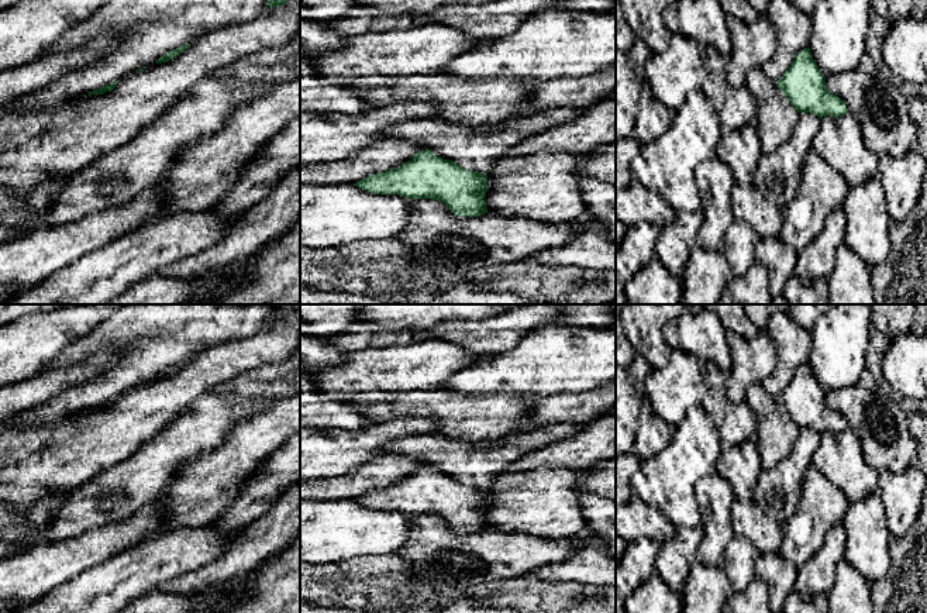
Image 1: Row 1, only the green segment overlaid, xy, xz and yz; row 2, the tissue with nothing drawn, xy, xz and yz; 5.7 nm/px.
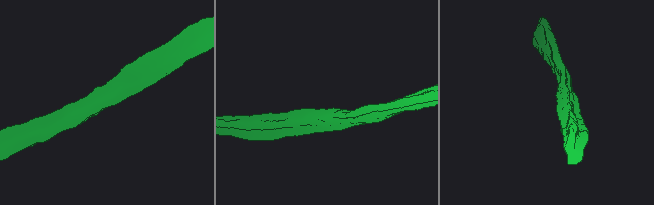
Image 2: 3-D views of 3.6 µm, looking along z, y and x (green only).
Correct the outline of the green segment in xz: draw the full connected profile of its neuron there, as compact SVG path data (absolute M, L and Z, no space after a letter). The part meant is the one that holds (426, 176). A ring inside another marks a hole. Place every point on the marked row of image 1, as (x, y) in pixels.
M425 148L403 165L363 178L355 186L373 194L440 200L458 217L476 217L487 213L487 182L485 173L468 171Z

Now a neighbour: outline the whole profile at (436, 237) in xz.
M413 199L416 216L410 225L397 235L397 241L407 247L410 259L425 268L462 266L466 271L504 262L523 262L540 251L566 245L580 231L578 223L537 223L527 217L506 217L485 213L476 217L458 217L442 202L433 199Z

